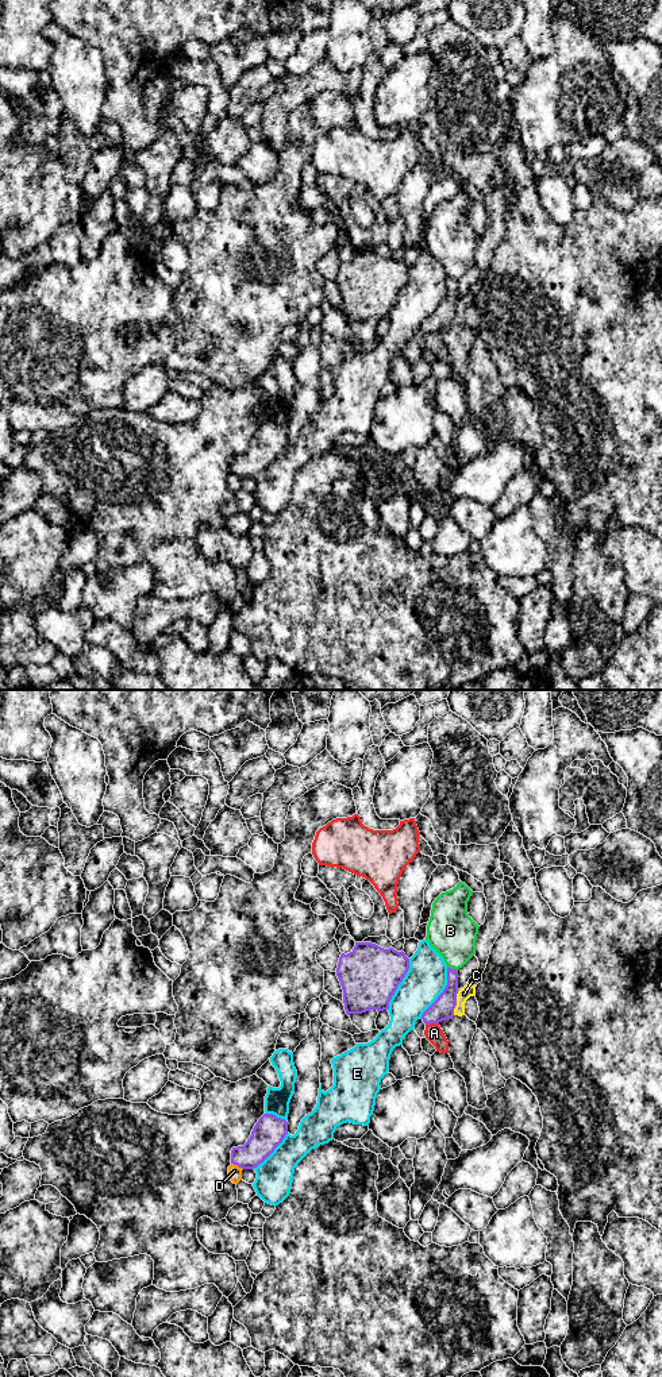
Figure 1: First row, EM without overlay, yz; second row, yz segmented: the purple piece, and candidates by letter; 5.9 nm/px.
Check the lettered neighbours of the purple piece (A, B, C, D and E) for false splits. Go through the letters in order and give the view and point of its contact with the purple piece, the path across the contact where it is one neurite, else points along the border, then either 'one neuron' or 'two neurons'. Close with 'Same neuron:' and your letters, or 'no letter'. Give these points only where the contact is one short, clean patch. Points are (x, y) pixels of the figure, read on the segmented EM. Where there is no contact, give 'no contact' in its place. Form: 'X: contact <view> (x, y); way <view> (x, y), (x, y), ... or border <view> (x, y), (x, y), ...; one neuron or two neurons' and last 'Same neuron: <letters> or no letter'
A: contact yz (431, 1022); border yz (438, 1023), (426, 1025); two neurons
B: contact yz (453, 969); two neurons
C: contact yz (455, 1002); border yz (460, 990), (453, 1014); two neurons
D: contact yz (237, 1164); two neurons
E: contact yz (399, 983); two neurons
Same neuron: no letter

